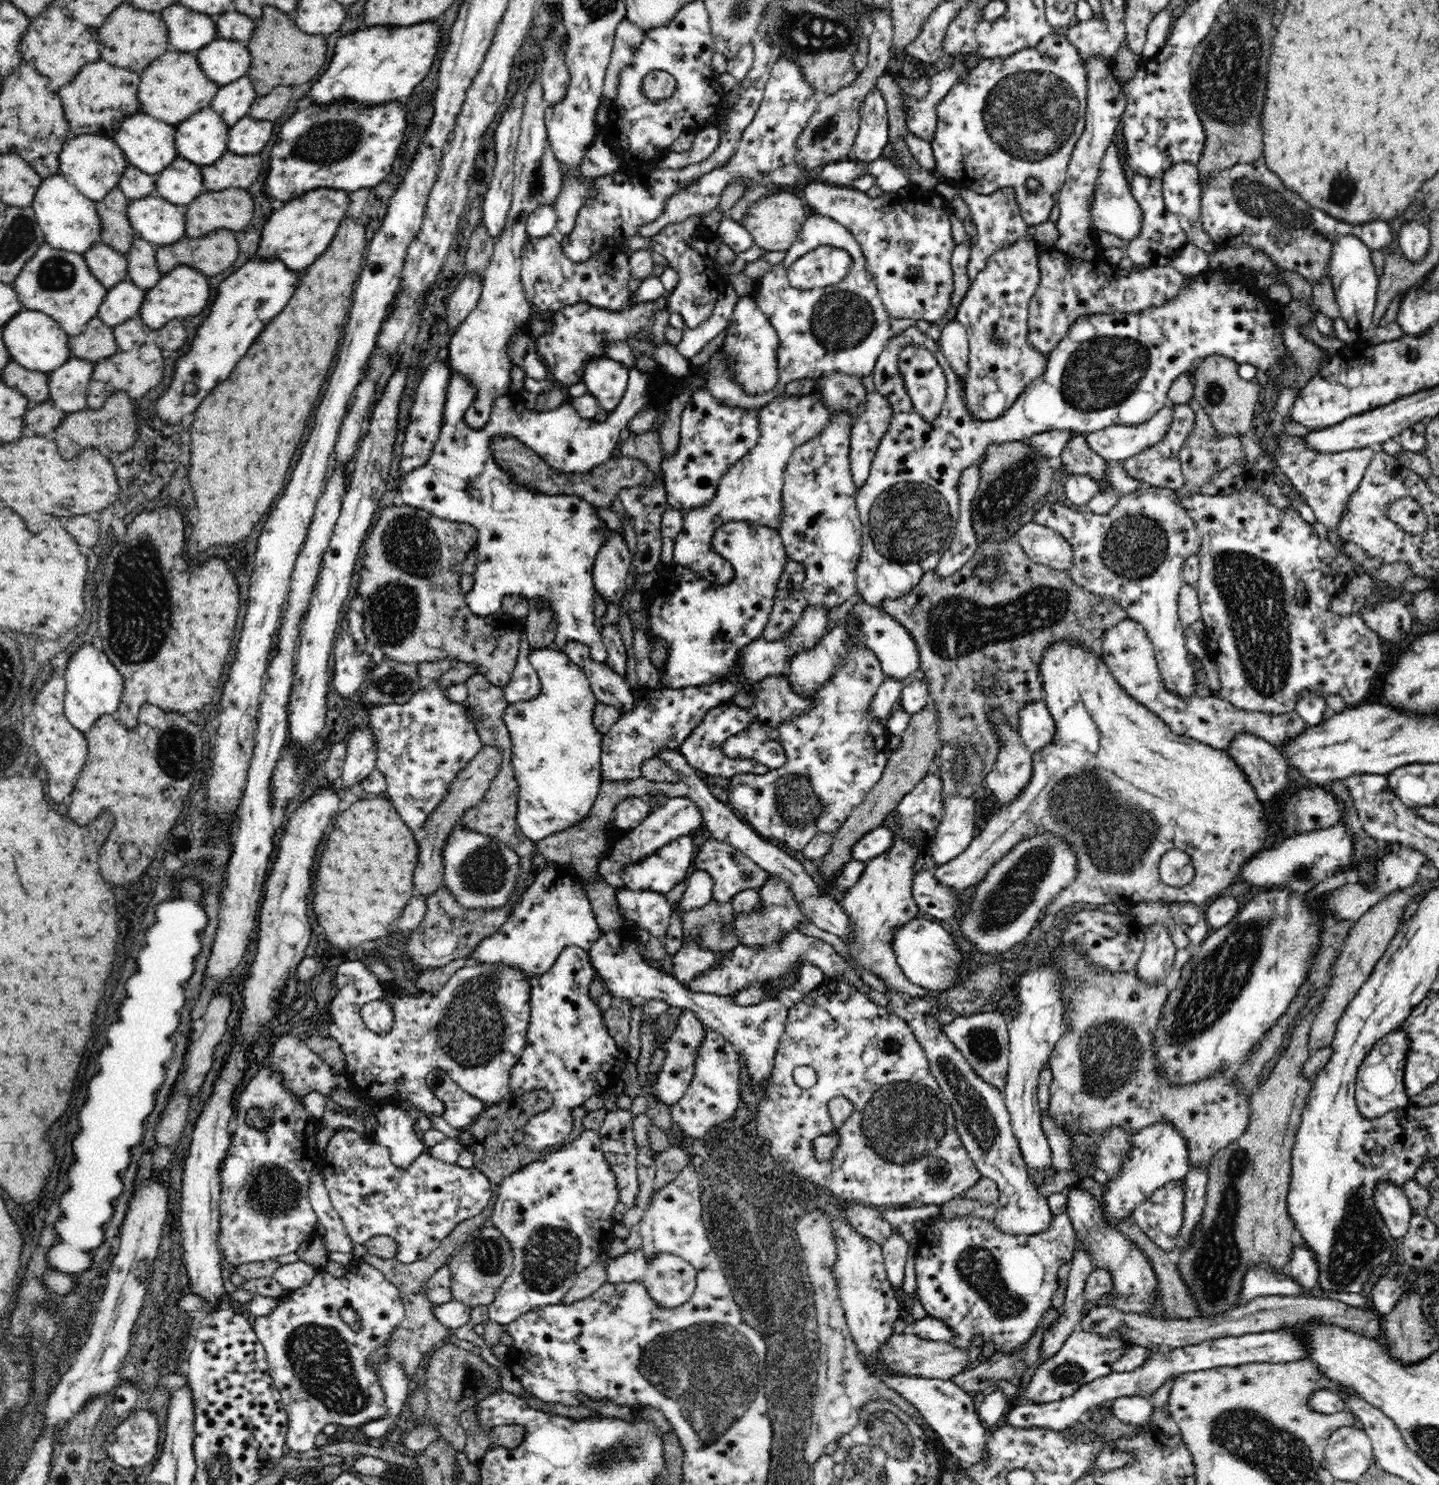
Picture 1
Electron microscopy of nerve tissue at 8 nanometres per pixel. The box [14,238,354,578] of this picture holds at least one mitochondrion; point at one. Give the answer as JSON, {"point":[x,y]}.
{"point":[58,274]}

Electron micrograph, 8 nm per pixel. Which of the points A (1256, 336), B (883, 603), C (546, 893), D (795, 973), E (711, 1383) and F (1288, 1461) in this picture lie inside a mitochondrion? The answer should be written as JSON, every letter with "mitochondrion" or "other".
{"A":"other","B":"other","C":"other","D":"other","E":"mitochondrion","F":"mitochondrion"}

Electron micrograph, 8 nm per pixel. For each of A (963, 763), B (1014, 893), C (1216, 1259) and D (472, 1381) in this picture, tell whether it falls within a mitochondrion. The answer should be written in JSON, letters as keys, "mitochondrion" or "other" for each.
{"A":"mitochondrion","B":"mitochondrion","C":"mitochondrion","D":"mitochondrion"}

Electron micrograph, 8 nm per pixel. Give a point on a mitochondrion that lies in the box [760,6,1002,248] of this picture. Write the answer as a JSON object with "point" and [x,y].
{"point":[804,34]}

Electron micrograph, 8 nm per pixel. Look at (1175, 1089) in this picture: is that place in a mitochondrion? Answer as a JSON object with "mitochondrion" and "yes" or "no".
{"mitochondrion":"no"}

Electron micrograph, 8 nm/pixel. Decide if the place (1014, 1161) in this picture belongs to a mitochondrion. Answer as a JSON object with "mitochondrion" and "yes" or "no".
{"mitochondrion":"yes"}

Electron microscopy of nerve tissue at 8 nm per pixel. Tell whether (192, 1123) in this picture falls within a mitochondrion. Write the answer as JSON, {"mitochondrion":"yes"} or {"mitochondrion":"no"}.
{"mitochondrion":"no"}

